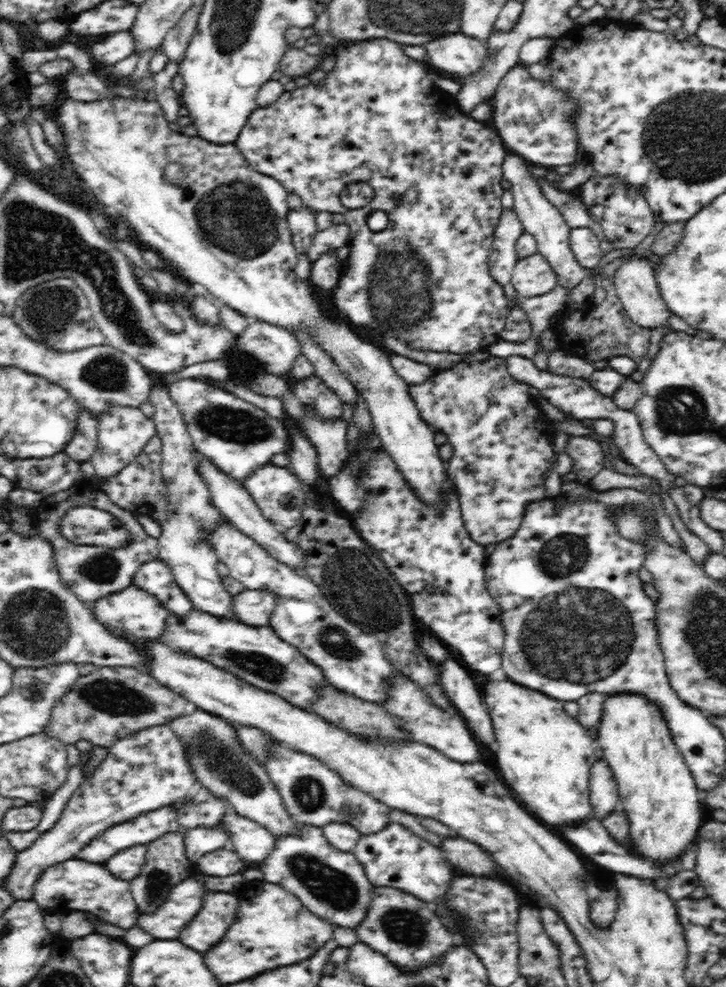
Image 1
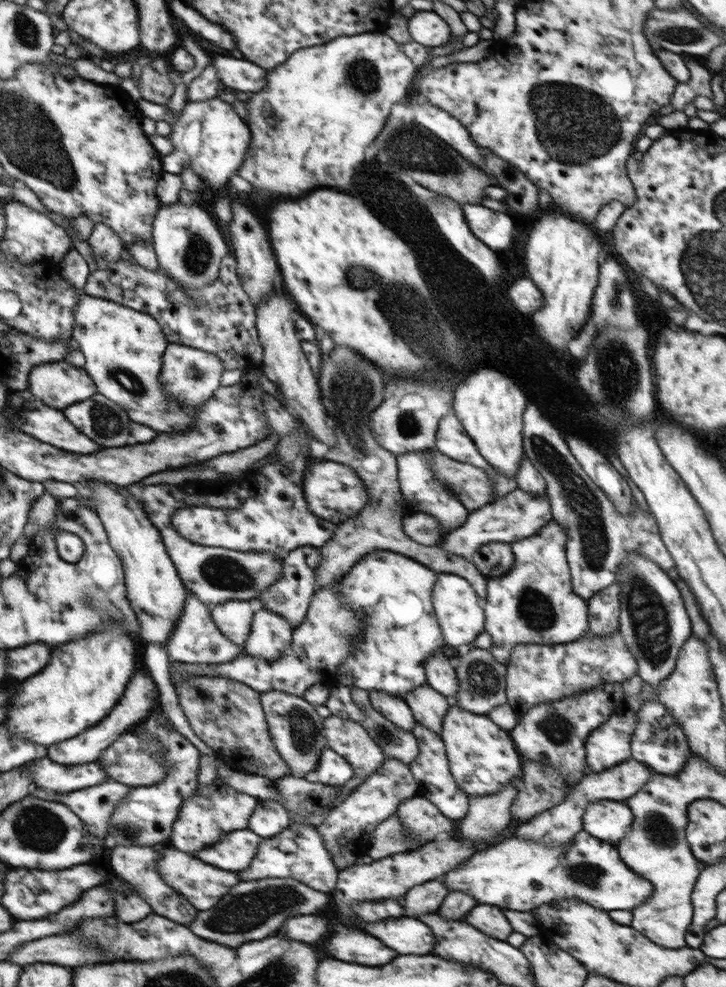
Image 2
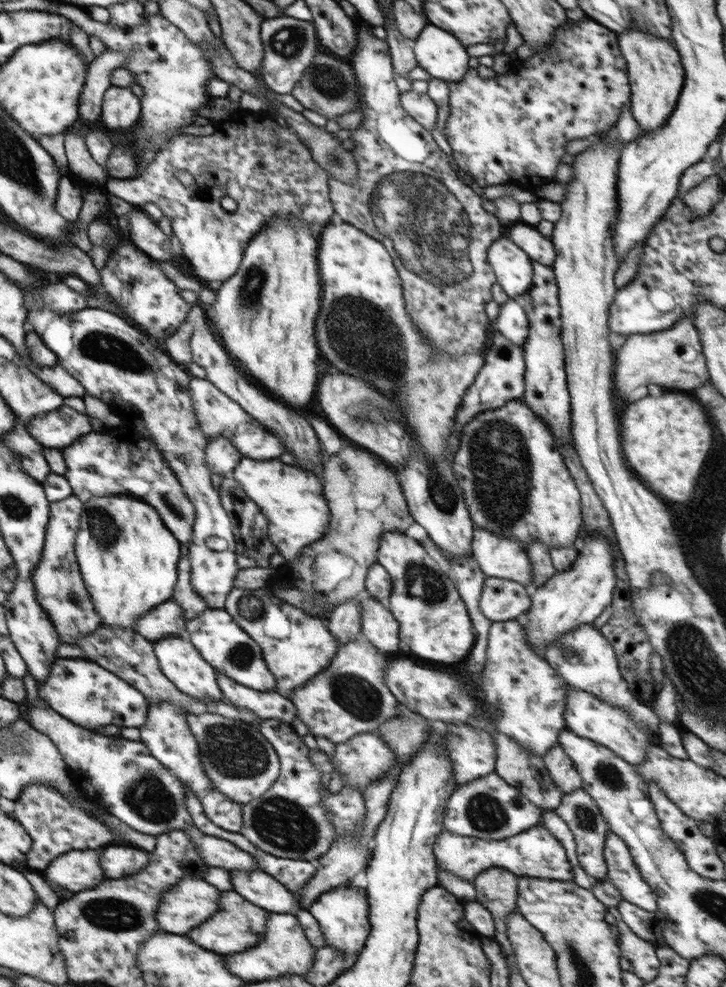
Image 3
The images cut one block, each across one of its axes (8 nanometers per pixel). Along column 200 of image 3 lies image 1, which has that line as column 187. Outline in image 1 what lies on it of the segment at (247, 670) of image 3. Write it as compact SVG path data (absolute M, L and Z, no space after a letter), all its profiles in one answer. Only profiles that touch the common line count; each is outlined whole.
M192 609L184 616L170 615L162 634L156 639L172 645L174 649L177 649L177 652L192 653L193 656L204 657L216 668L226 669L240 680L244 680L263 691L277 694L283 700L303 710L310 711L318 700L317 696L320 695L320 692L329 686L322 669L318 668L318 665L314 664L312 660L308 660L299 648L282 640L270 626L250 626L237 620L223 619L207 612Z

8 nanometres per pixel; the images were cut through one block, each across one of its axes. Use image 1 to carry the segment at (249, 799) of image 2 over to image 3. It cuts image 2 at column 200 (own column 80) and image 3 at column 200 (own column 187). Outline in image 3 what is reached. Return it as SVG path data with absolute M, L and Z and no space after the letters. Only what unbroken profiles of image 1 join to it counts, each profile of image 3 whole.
M163 703L160 705L150 705L146 722L140 726L140 740L147 745L156 760L160 761L166 768L170 769L176 777L184 784L185 788L190 788L196 796L200 796L204 790L212 790L212 783L204 771L202 761L200 761L200 746L196 740L191 727L187 722L187 713L182 709Z

